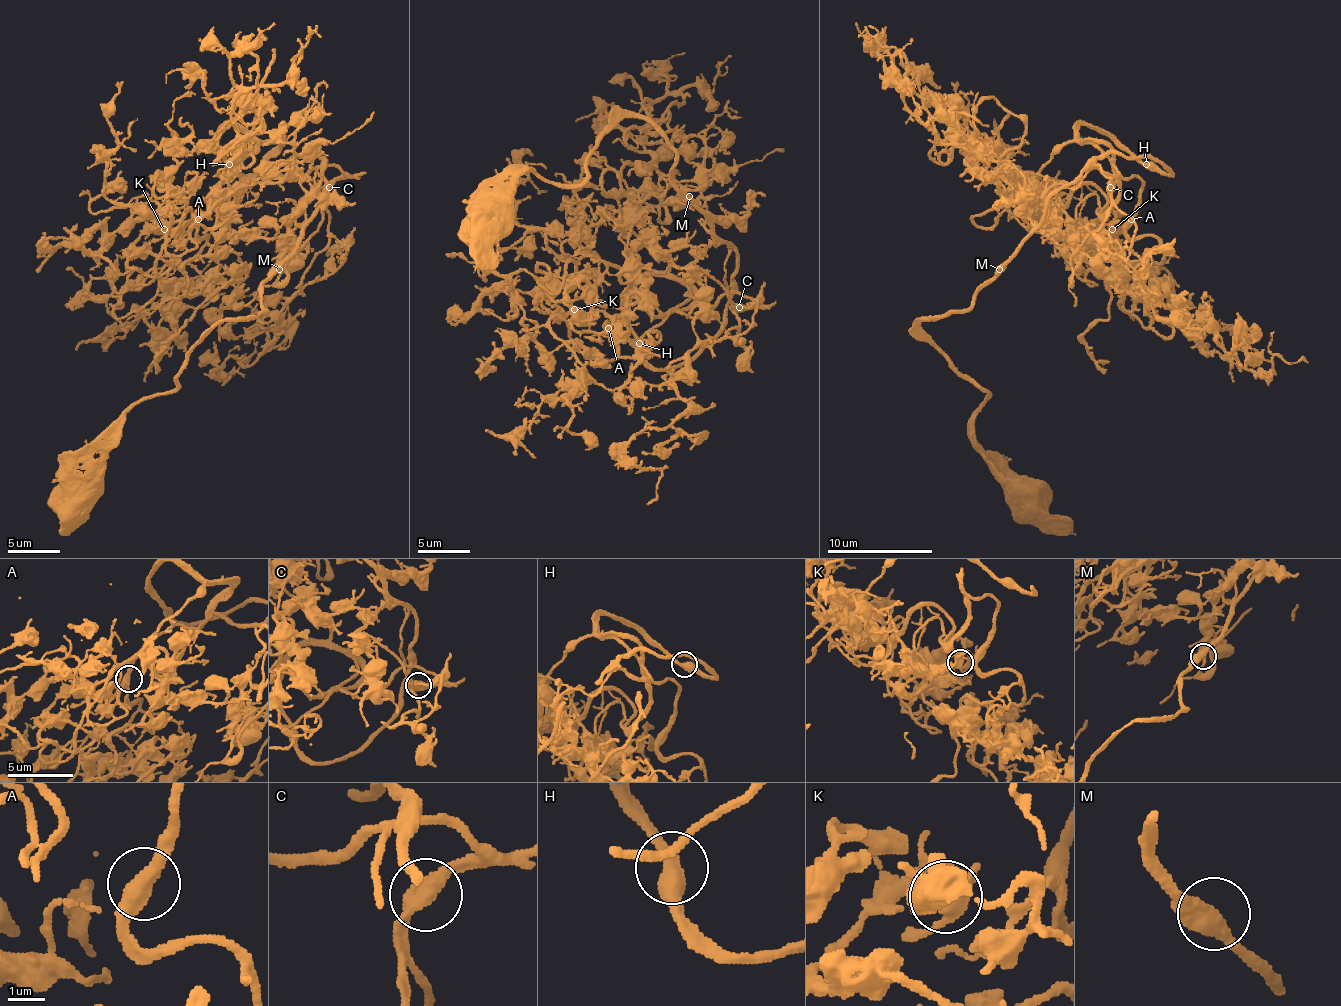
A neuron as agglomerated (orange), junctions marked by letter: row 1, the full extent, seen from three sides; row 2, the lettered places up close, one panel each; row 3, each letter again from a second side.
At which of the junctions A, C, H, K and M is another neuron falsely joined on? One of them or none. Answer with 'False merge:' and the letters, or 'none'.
False merge: none

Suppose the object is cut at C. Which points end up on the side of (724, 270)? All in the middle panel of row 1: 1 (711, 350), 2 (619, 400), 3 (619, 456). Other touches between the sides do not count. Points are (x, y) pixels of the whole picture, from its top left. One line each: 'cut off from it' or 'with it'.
1: cut off from it
2: with it
3: cut off from it

